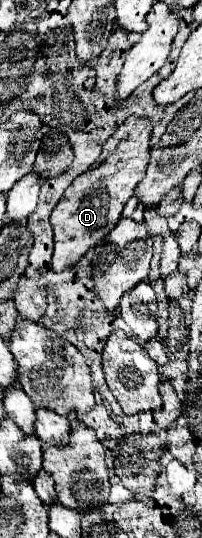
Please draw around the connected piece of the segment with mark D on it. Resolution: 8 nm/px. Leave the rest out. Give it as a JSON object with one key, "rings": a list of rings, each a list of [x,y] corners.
{"rings":[[[130,116],[120,124],[116,132],[140,132],[138,146],[136,146],[136,140],[132,140],[132,136],[128,134],[128,138],[116,146],[116,152],[112,152],[104,162],[96,164],[88,172],[80,174],[64,190],[60,202],[50,214],[50,224],[54,228],[54,254],[52,254],[54,272],[64,272],[66,268],[76,266],[80,258],[116,226],[122,214],[122,208],[126,206],[136,184],[144,176],[144,170],[150,158],[152,122],[148,118]]]}

